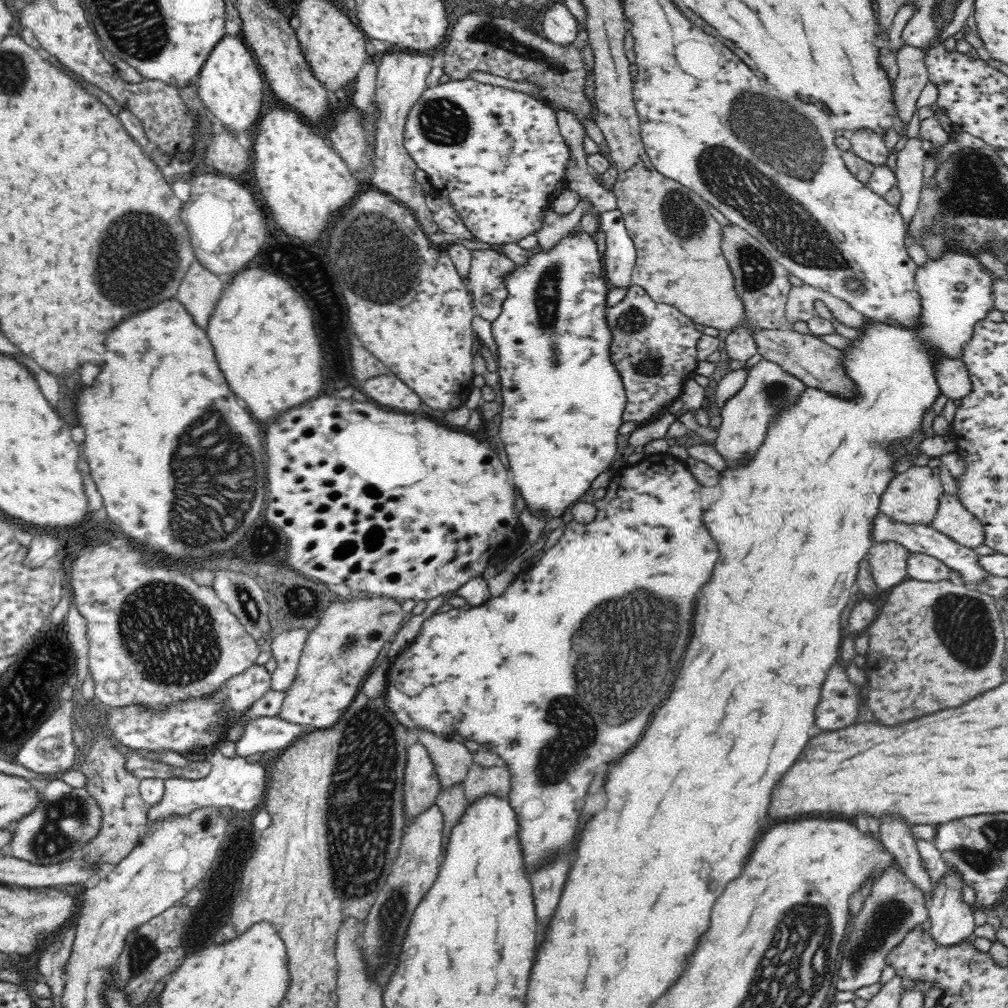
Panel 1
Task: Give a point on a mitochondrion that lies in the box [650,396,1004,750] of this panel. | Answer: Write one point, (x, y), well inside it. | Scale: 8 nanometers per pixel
(964, 624)

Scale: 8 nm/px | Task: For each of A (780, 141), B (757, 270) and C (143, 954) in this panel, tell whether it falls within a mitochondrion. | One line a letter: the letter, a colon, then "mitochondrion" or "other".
A: mitochondrion
B: mitochondrion
C: mitochondrion

